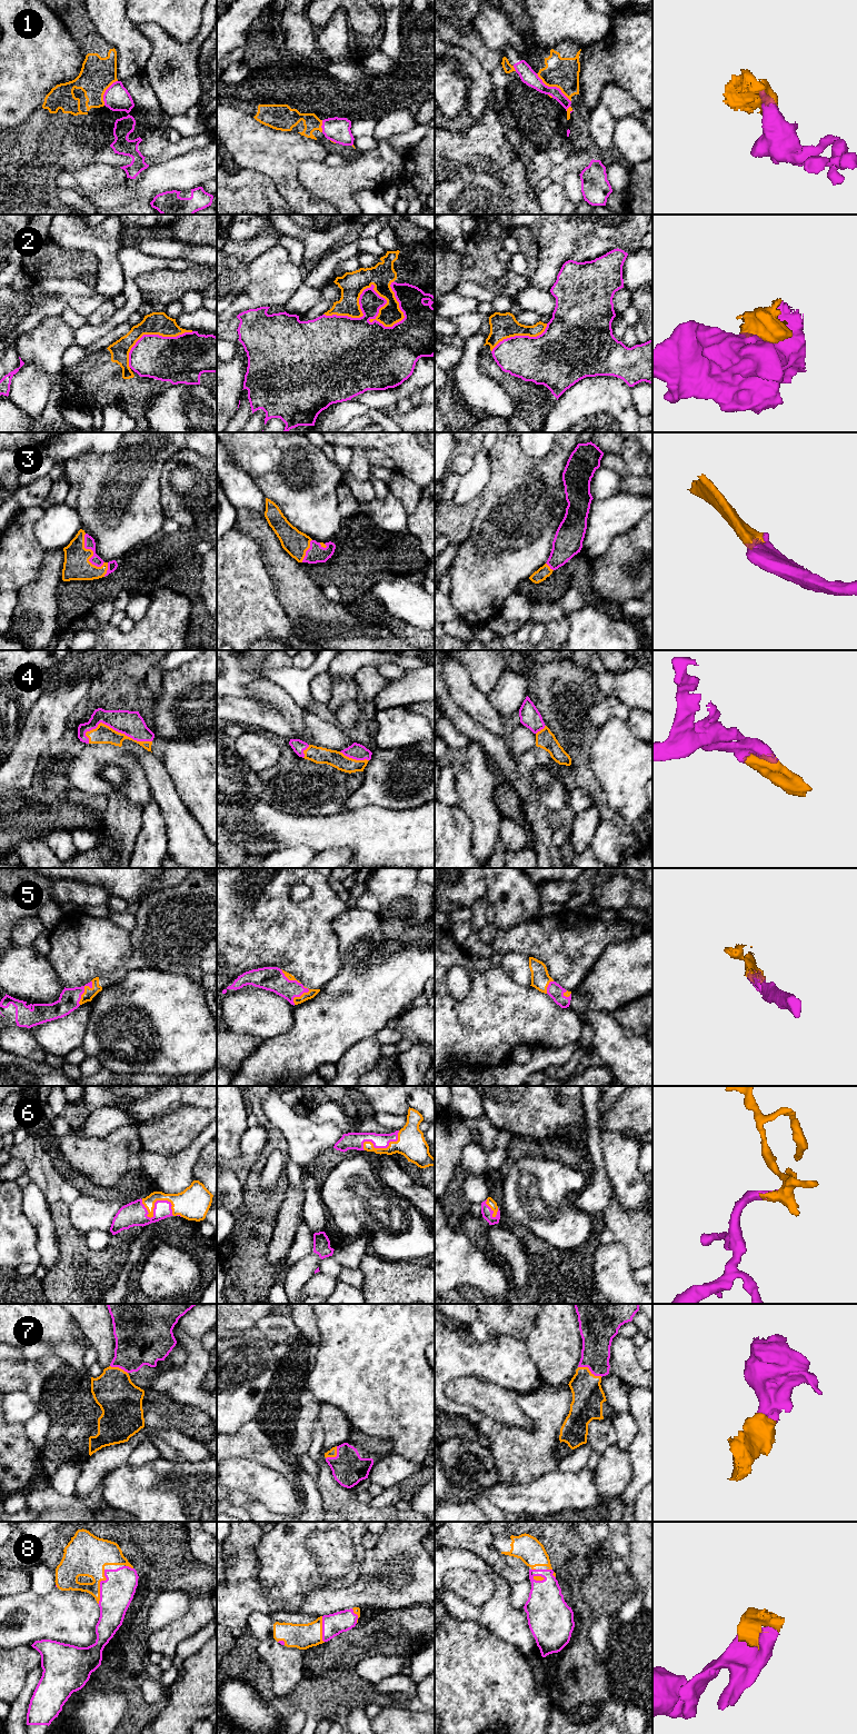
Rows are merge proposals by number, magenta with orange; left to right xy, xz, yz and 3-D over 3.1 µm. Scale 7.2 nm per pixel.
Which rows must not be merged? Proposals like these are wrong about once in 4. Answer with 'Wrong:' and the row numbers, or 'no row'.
Wrong: 1, 2

